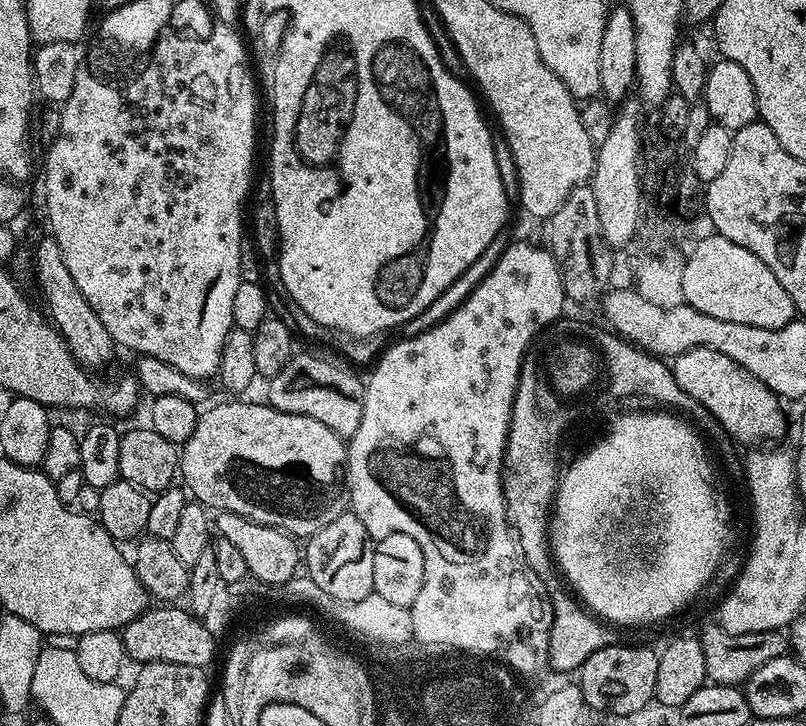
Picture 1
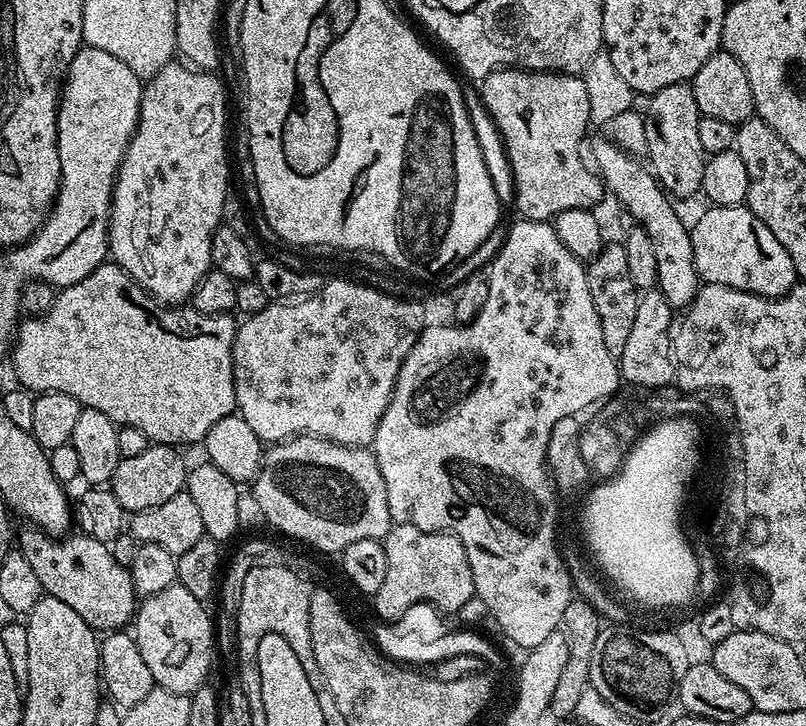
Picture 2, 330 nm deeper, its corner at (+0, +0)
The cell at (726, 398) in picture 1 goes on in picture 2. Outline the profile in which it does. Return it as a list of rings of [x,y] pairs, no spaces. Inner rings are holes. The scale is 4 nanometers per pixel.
[[[600,138],[600,141],[593,146],[590,160],[605,189],[611,195],[612,192],[616,195],[615,203],[624,212],[628,211],[644,227],[643,235],[654,246],[654,258],[658,258],[658,278],[655,287],[664,295],[673,310],[683,310],[691,306],[696,297],[696,291],[702,287],[700,275],[696,273],[694,266],[692,233],[689,225],[687,223],[684,225],[680,221],[680,216],[672,205],[675,203],[660,187],[660,181],[643,163],[638,164],[637,159],[617,148],[607,138]]]

